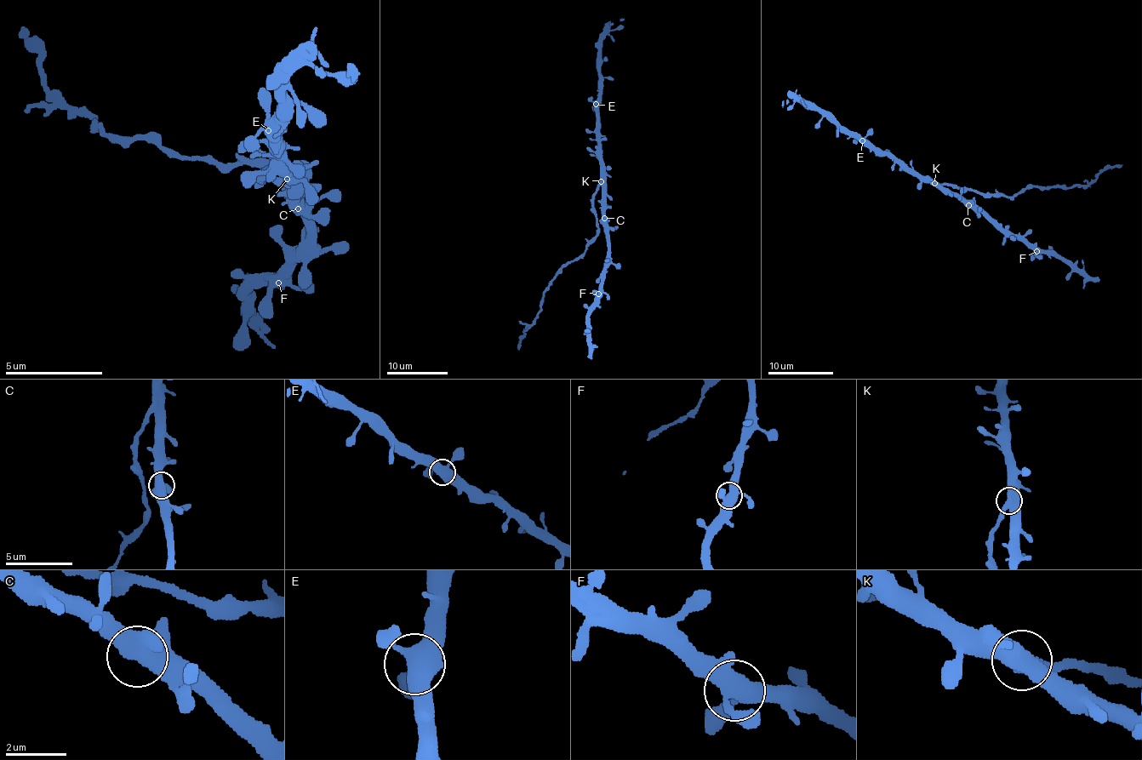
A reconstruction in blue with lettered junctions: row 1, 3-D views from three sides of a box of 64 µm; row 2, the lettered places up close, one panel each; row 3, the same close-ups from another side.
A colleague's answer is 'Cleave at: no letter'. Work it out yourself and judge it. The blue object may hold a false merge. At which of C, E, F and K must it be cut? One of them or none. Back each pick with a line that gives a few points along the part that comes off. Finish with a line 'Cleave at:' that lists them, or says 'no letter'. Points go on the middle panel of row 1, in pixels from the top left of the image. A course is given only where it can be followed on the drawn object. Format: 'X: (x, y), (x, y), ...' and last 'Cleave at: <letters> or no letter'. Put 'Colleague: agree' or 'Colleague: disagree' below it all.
K: (602, 180), (594, 197), (596, 238), (581, 254), (562, 269), (544, 293), (540, 312), (522, 337), (517, 349)
Cleave at: K
Colleague: disagree

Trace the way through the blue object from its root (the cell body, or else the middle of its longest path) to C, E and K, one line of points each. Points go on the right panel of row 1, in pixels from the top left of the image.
C: (949, 186), (939, 185), (955, 192), (968, 205)
E: (949, 186), (908, 173), (885, 154), (876, 154), (862, 140)
K: (949, 186), (933, 183)

